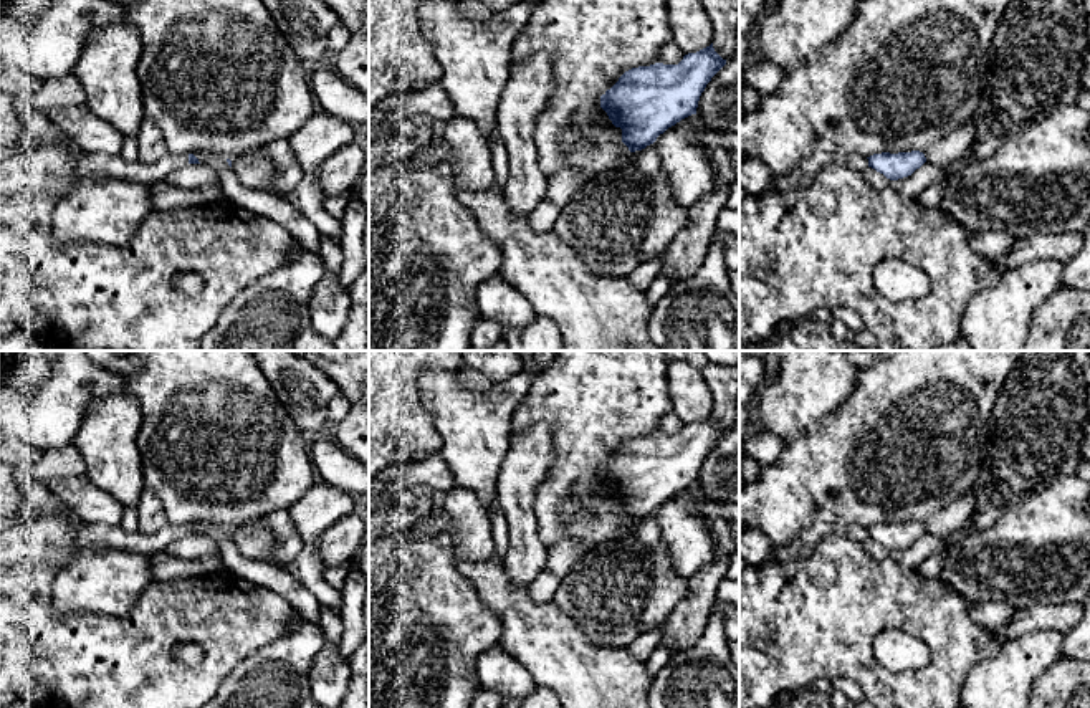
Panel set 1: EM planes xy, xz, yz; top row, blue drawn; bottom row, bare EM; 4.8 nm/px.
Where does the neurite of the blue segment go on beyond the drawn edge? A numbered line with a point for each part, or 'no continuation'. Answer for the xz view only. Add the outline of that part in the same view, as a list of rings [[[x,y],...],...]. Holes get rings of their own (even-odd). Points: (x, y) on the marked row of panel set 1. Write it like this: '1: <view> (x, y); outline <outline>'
no continuation

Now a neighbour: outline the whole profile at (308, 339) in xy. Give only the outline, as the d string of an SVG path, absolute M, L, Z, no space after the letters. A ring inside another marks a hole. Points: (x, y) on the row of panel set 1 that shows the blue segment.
M311 328L304 329L293 346L294 351L336 351L332 341L314 332Z

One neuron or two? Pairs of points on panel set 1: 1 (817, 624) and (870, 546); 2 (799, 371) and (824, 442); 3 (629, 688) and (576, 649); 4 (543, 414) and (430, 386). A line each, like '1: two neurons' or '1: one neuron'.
1: two neurons
2: two neurons
3: one neuron
4: two neurons

